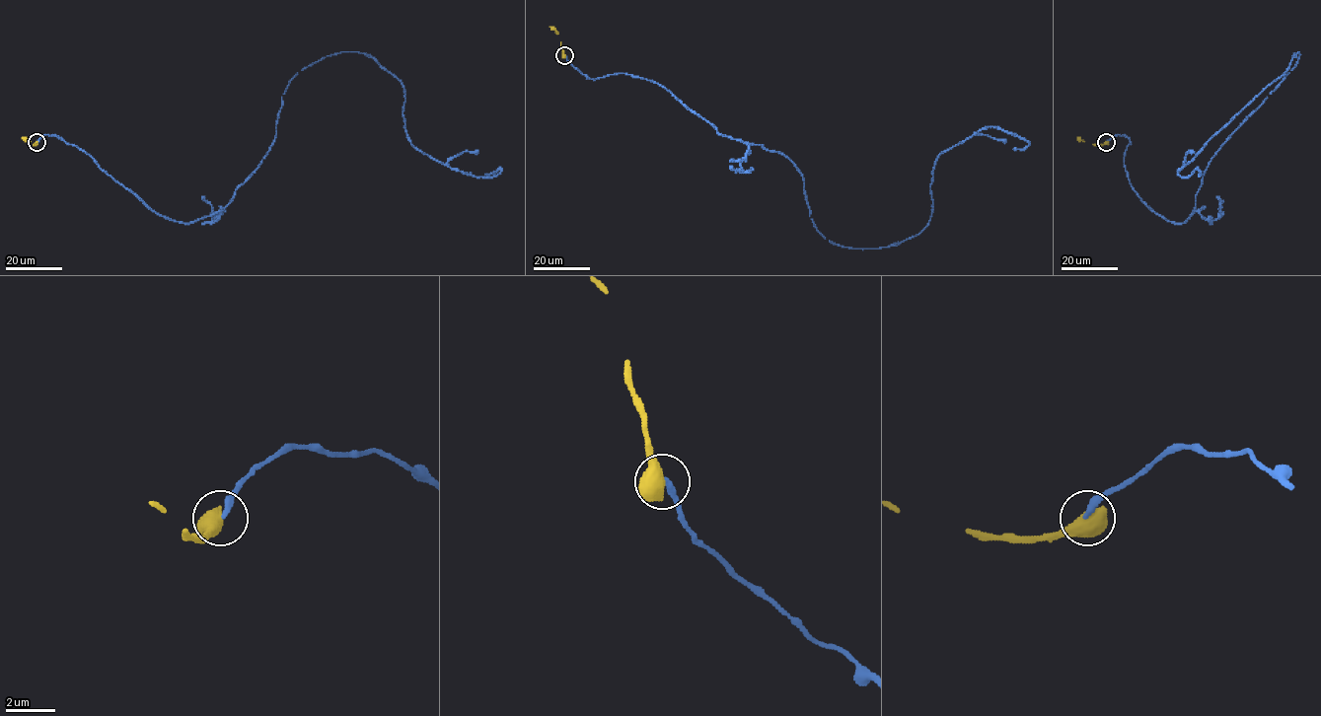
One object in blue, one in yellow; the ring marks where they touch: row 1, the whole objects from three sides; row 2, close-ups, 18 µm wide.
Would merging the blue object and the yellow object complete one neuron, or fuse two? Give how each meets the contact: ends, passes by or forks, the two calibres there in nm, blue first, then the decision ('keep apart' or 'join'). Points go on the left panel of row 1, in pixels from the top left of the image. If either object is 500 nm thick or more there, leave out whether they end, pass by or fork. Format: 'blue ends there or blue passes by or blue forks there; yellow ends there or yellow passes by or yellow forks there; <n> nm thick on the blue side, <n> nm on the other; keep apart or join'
280 nm thick on the blue side, 900 nm on the other; keep apart

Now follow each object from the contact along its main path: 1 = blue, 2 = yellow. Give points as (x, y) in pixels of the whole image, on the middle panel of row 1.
1: (564, 55), (779, 152), (843, 247), (915, 236), (936, 159), (980, 130), (1029, 143), (1013, 148)
2: (564, 55), (558, 34), (550, 27)

